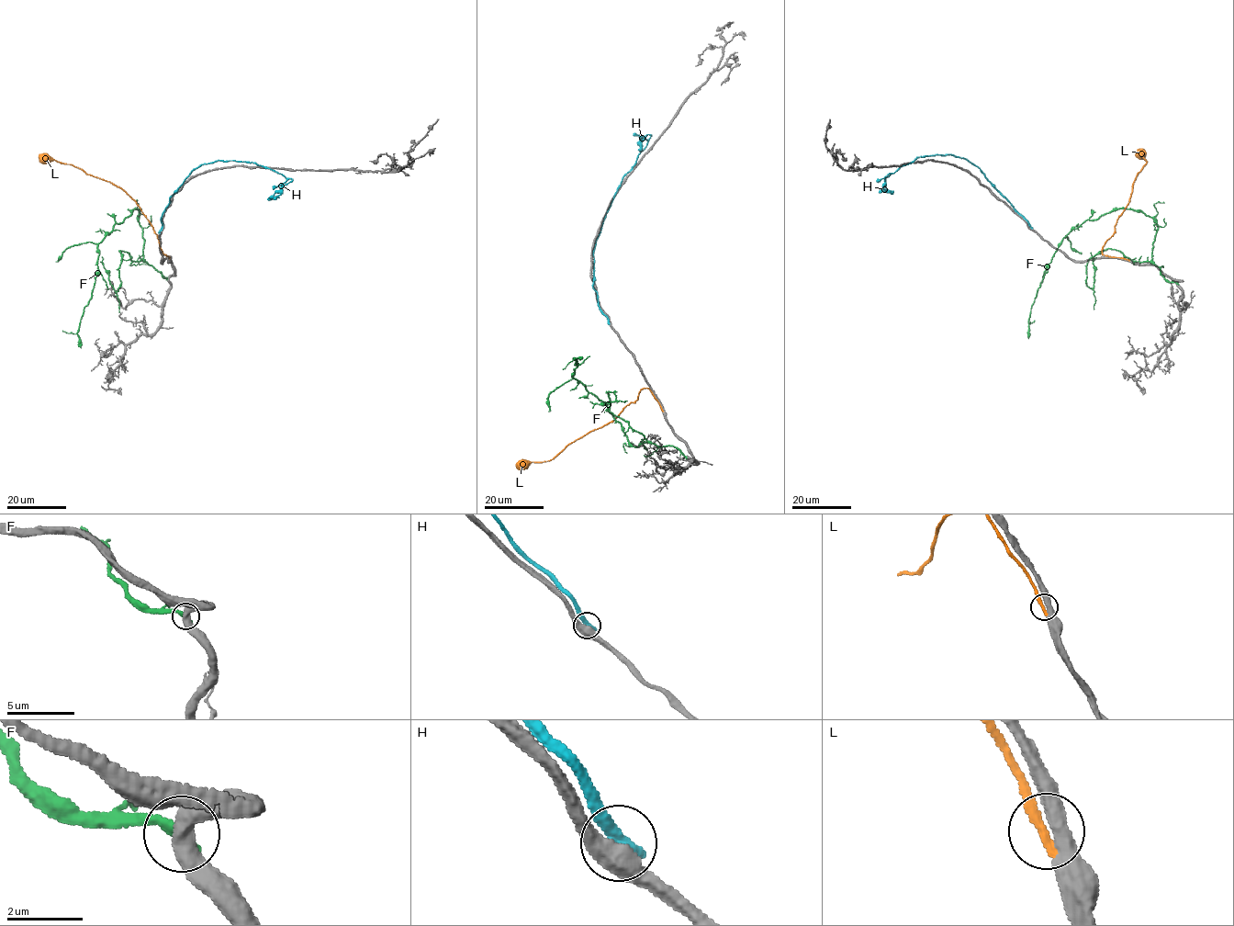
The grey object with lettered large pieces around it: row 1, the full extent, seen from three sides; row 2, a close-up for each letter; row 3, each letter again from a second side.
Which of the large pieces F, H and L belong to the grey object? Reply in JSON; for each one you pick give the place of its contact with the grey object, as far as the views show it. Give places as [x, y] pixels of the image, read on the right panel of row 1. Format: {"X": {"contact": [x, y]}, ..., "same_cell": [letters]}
{"L": {"contact": [1127, 260]}, "same_cell": ["L"]}

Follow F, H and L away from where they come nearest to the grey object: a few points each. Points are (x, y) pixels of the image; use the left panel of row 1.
F: (167, 278), (143, 259), (136, 208), (98, 244), (98, 273), (79, 330), (62, 331)
H: (159, 231), (171, 196), (193, 170), (204, 163), (217, 160), (253, 163), (280, 173), (286, 178), (268, 198)
L: (169, 258), (162, 251), (156, 233), (140, 208), (124, 191), (72, 164), (39, 154)

